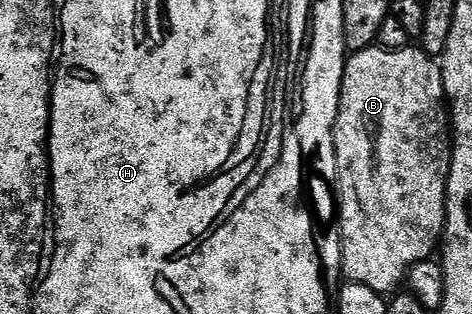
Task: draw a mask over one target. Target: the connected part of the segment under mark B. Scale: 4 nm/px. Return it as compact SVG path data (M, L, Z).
M378 45L366 47L363 51L354 52L348 58L346 65L343 67L343 84L341 85L341 93L339 94L339 112L337 113L337 121L335 122L335 156L337 157L337 169L339 170L339 181L337 184L337 222L339 225L339 237L343 240L343 274L344 280L360 283L369 289L380 293L394 292L399 282L401 284L408 278L408 271L411 267L417 265L423 260L430 260L436 254L437 248L440 246L443 238L443 232L447 226L447 178L451 172L451 148L453 146L453 131L449 126L449 104L447 102L447 94L445 93L445 85L443 84L443 68L432 56L426 51L415 45L402 47L399 51L386 51L385 48Z

